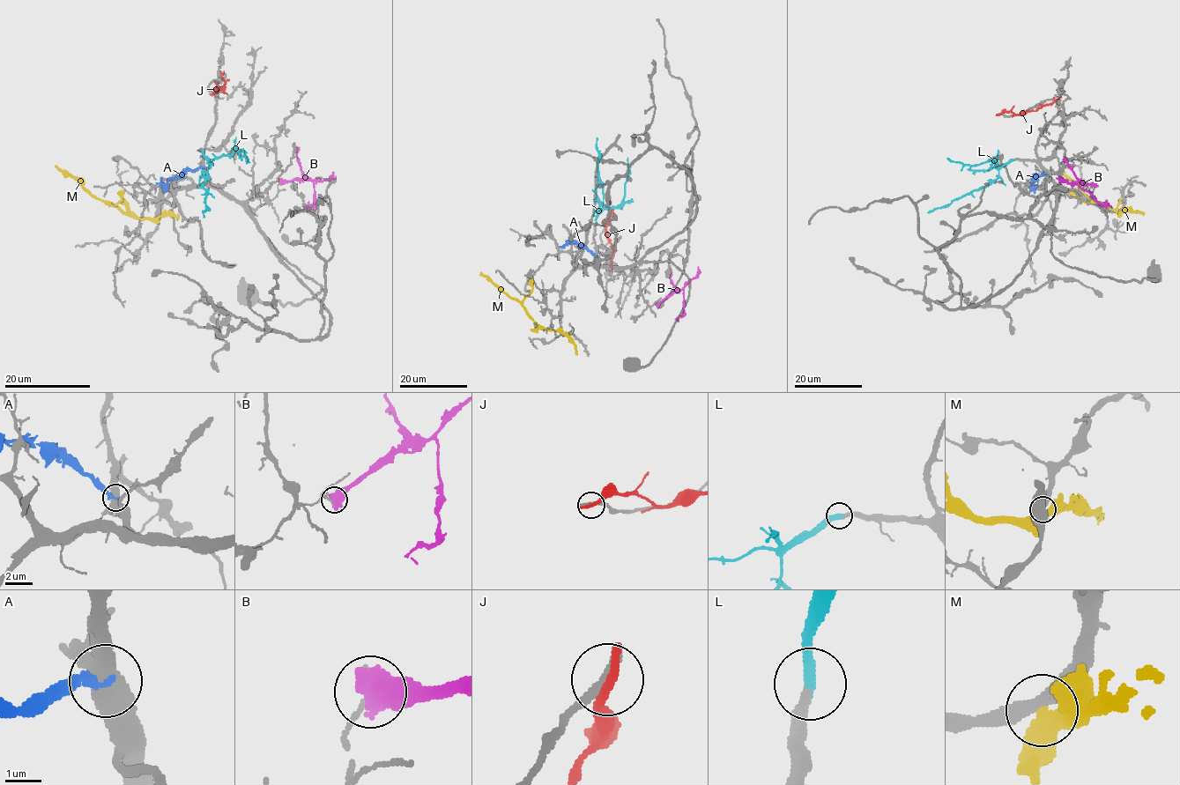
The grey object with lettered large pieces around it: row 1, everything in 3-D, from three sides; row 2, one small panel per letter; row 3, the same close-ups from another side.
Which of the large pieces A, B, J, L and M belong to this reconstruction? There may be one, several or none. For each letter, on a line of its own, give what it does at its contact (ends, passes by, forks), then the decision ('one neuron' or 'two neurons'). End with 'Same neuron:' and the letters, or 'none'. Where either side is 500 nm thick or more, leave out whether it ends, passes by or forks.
A: it ends there; two neurons
B: two neurons
J: it ends there; two neurons
L: it ends there; one neuron
M: it passes by; two neurons
Same neuron: L

